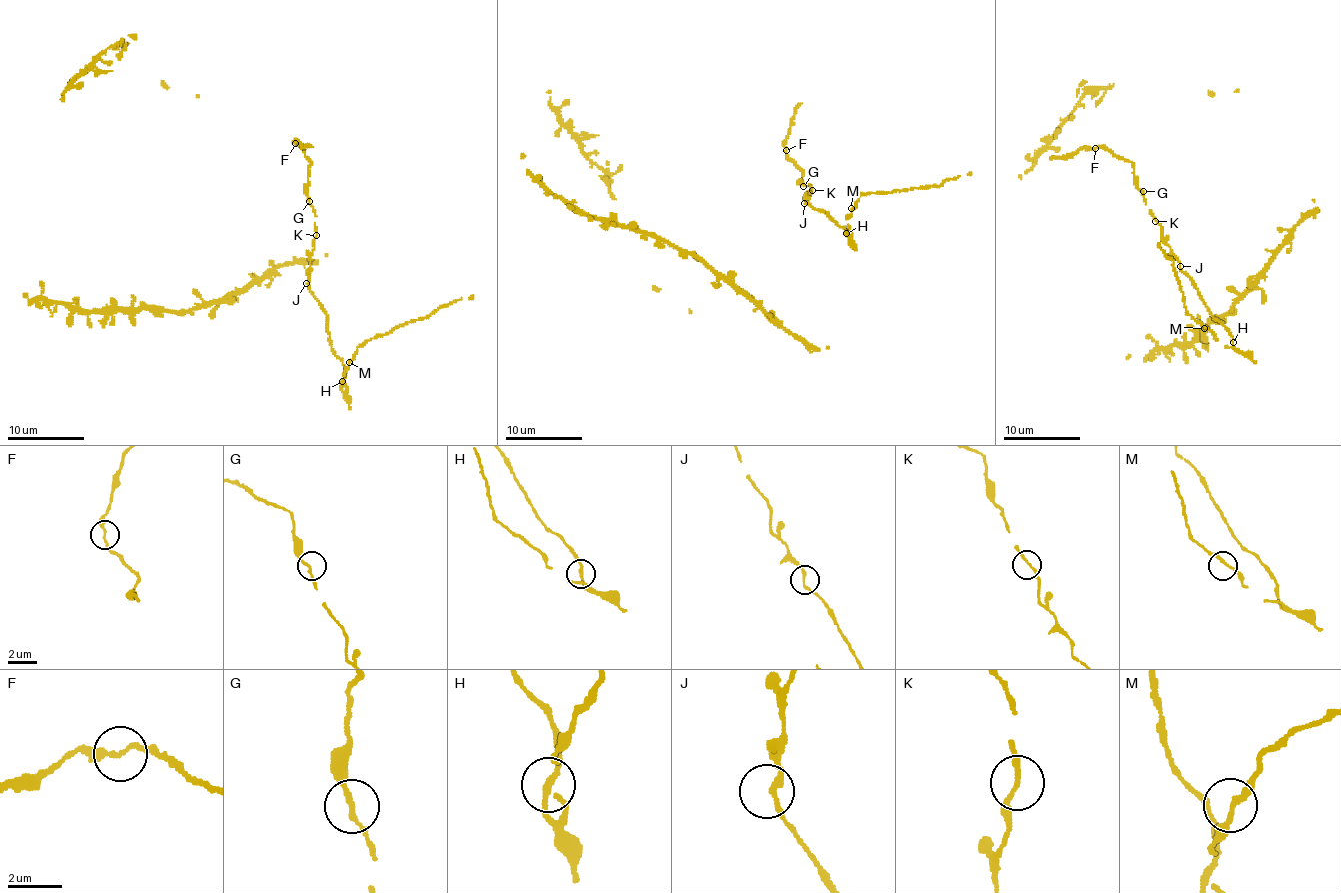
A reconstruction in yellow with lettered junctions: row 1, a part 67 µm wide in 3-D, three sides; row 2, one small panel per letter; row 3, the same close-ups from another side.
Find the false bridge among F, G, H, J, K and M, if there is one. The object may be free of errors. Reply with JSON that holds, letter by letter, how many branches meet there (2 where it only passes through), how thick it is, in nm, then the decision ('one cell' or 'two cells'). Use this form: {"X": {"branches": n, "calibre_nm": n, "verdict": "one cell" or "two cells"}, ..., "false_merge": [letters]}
{"F": {"branches": 2, "calibre_nm": 190, "verdict": "one cell"}, "G": {"branches": 2, "calibre_nm": 180, "verdict": "one cell"}, "H": {"branches": 2, "calibre_nm": 190, "verdict": "one cell"}, "J": {"branches": 2, "calibre_nm": 170, "verdict": "one cell"}, "K": {"branches": 2, "calibre_nm": 160, "verdict": "one cell"}, "M": {"branches": 2, "calibre_nm": 200, "verdict": "one cell"}, "false_merge": []}

